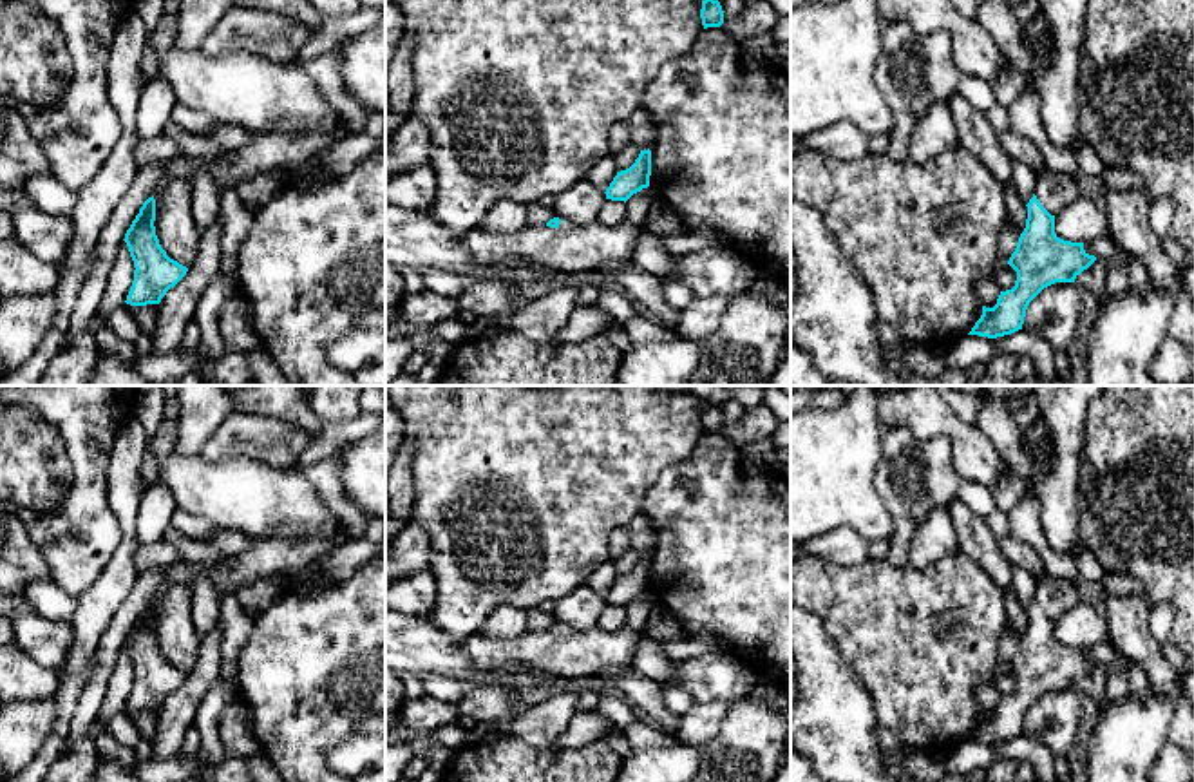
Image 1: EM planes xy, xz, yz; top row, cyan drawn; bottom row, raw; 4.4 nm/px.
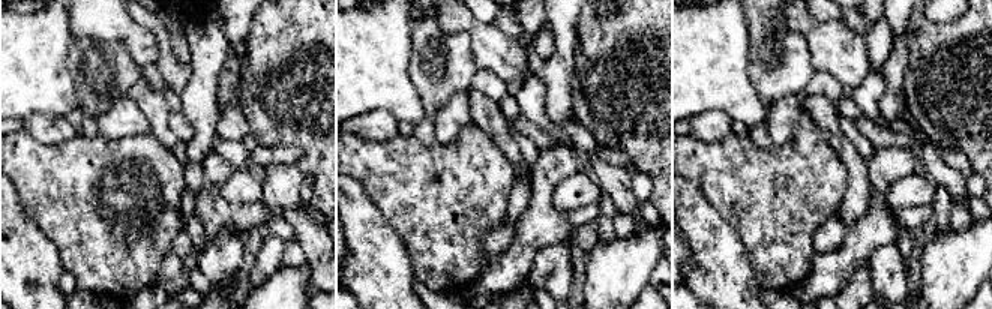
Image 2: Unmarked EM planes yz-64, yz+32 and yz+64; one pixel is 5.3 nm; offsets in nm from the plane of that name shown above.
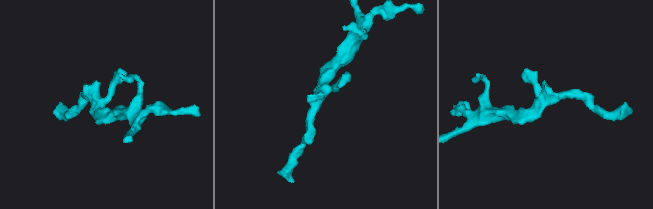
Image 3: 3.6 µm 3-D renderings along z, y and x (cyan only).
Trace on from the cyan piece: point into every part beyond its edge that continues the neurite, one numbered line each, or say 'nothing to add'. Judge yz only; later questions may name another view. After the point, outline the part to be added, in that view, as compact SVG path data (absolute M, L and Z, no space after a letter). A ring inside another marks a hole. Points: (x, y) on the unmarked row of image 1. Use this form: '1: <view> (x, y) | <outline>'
1: yz (1053, 596) | M1044 574L1037 579L1035 601L1051 621L1057 621L1082 599L1076 585Z

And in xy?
nothing to add

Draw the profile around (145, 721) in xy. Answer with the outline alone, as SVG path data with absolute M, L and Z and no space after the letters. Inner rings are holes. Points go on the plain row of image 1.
M125 708L125 715L136 724L141 737L150 742L157 731L157 711L159 710L130 711Z

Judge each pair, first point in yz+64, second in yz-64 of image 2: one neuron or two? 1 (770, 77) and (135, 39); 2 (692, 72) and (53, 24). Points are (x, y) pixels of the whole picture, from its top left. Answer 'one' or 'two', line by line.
1: two
2: one

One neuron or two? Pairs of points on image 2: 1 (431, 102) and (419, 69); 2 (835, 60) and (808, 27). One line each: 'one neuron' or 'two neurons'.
1: one neuron
2: one neuron

